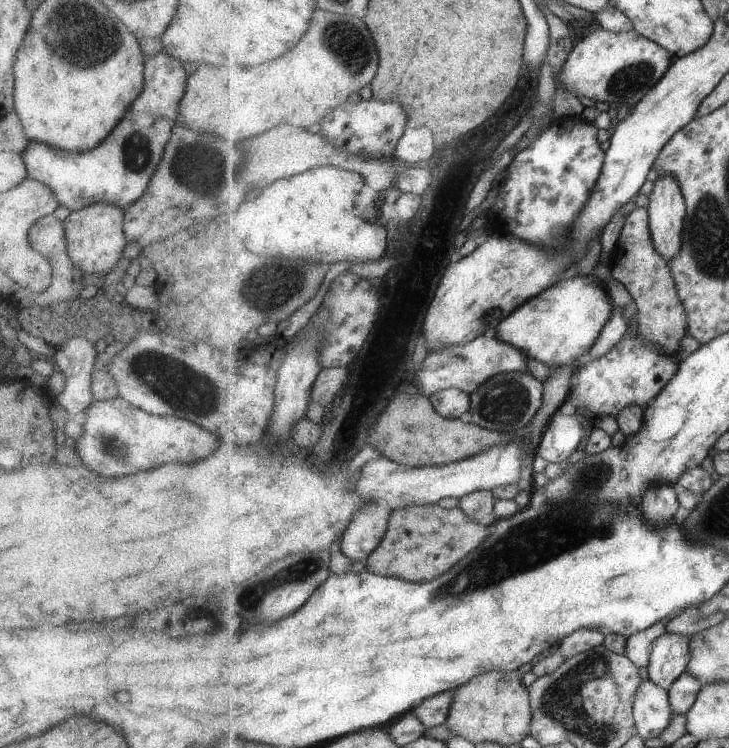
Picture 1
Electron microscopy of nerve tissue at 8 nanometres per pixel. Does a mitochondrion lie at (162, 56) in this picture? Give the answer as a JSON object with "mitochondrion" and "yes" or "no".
{"mitochondrion":"no"}

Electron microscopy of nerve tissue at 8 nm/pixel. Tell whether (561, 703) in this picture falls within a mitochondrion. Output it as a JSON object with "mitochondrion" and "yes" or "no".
{"mitochondrion":"yes"}

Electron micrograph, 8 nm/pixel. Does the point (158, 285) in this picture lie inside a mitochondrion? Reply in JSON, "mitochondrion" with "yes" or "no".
{"mitochondrion":"no"}

